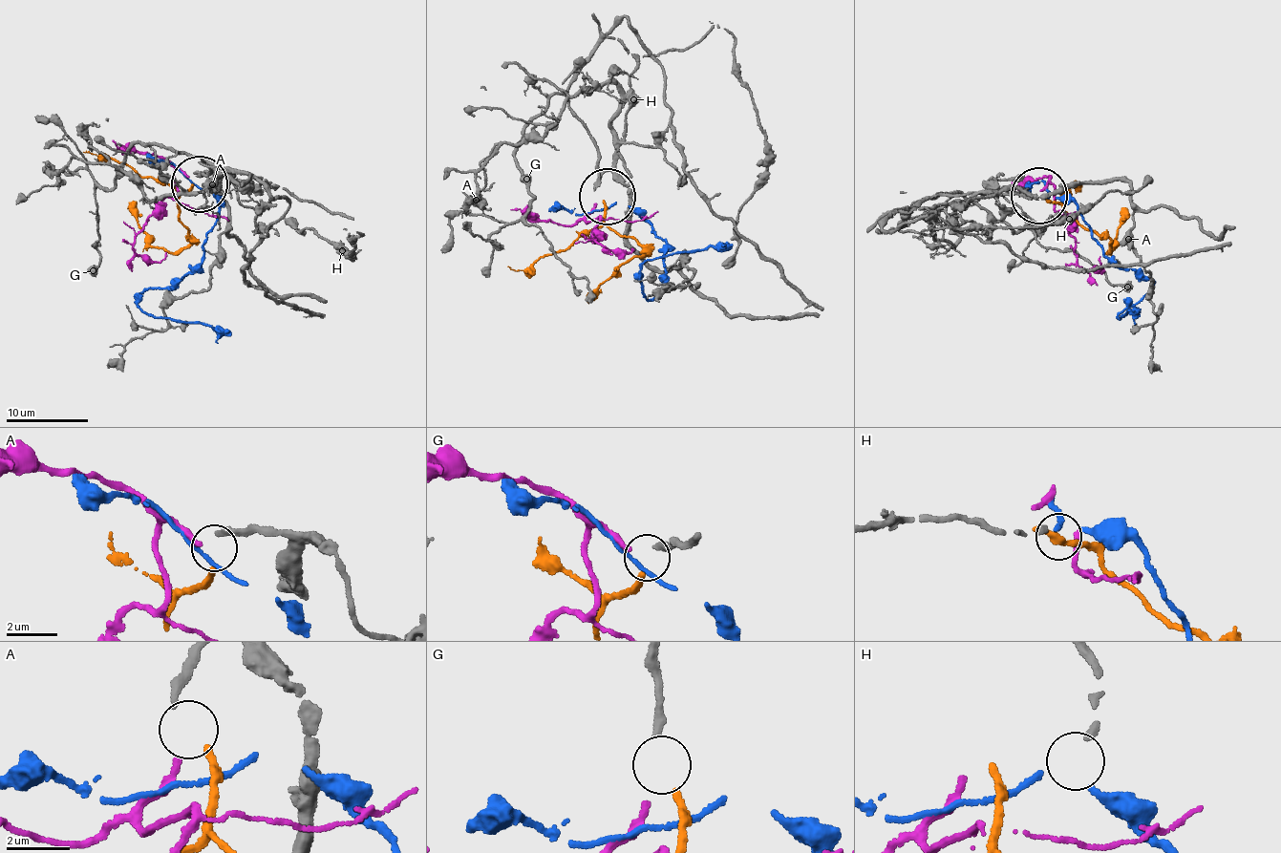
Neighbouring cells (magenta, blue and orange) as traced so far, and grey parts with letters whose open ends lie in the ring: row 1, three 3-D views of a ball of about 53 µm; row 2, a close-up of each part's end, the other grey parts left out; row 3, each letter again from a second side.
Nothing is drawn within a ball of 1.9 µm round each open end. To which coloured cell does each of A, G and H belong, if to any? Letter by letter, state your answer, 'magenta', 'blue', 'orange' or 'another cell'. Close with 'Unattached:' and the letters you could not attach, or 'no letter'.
A: magenta
G: orange
H: blue
Unattached: no letter

